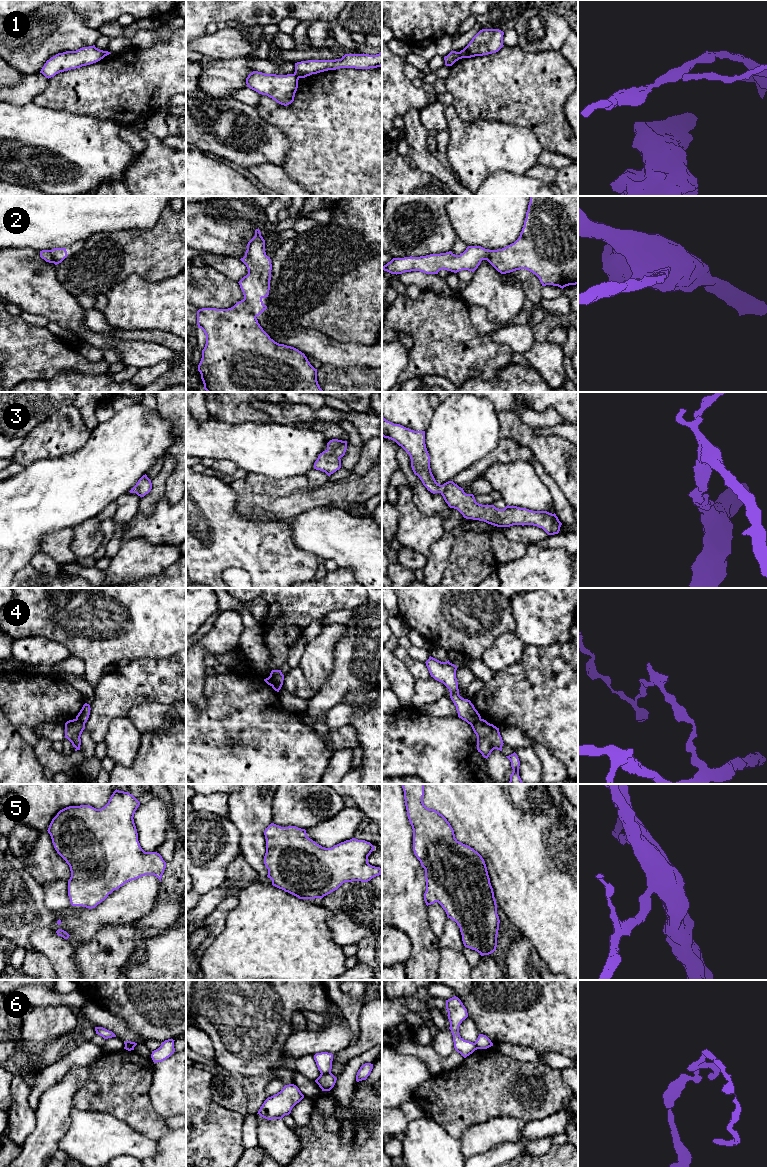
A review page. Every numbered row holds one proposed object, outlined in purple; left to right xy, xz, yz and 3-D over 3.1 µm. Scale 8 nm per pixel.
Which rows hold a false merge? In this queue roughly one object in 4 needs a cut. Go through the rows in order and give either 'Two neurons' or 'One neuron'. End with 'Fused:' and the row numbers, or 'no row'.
1: Two neurons
2: Two neurons
3: One neuron
4: Two neurons
5: One neuron
6: Two neurons
Fused: 1, 2, 4, 6

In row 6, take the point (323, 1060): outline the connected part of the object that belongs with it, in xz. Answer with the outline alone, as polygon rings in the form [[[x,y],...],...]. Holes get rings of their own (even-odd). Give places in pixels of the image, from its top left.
[[[328,1052],[316,1053],[314,1060],[321,1074],[331,1073],[333,1054]]]

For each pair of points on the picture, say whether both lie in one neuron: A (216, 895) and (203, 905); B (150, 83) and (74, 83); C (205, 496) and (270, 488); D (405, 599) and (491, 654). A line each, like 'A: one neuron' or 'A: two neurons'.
A: one neuron
B: one neuron
C: two neurons
D: two neurons

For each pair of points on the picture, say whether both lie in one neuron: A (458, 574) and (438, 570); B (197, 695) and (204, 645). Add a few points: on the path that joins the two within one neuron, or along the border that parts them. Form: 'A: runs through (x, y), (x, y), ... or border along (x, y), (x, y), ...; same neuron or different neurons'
A: border along (451, 548), (448, 565), (441, 577); different neurons
B: runs through (196, 683), (196, 657); same neuron

